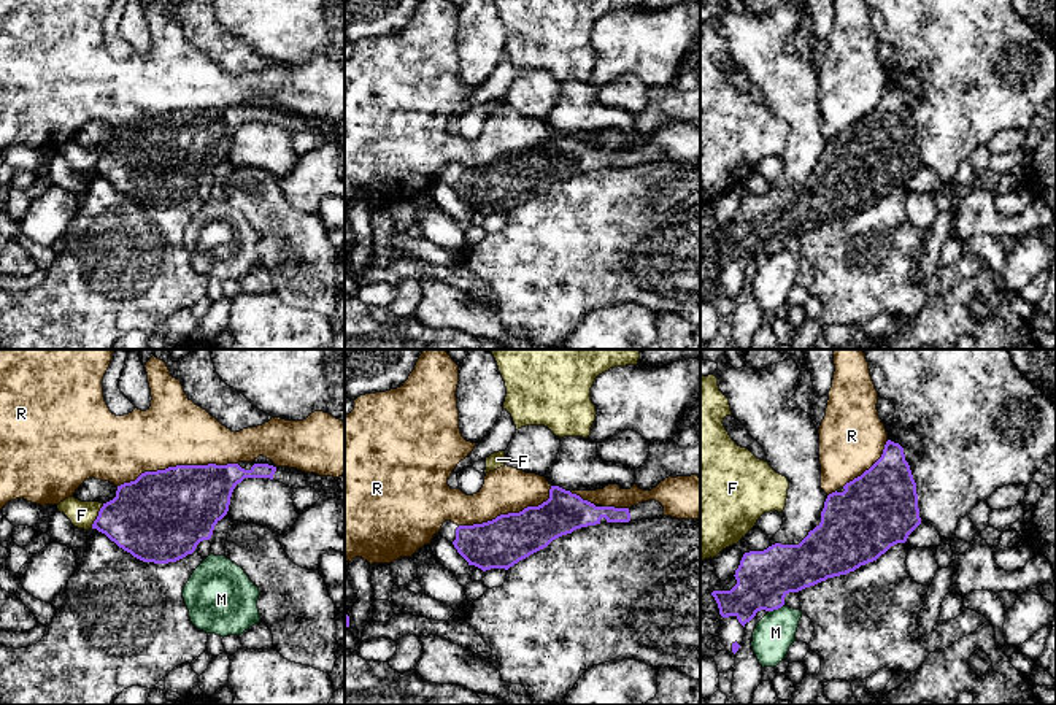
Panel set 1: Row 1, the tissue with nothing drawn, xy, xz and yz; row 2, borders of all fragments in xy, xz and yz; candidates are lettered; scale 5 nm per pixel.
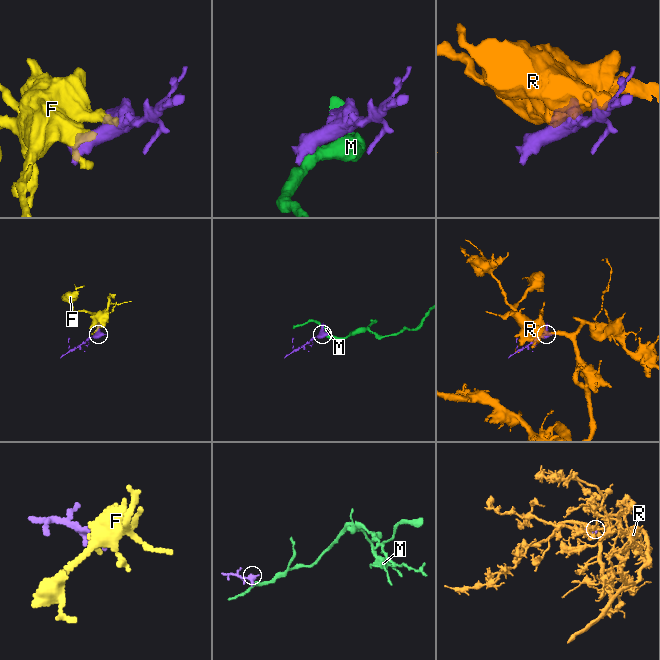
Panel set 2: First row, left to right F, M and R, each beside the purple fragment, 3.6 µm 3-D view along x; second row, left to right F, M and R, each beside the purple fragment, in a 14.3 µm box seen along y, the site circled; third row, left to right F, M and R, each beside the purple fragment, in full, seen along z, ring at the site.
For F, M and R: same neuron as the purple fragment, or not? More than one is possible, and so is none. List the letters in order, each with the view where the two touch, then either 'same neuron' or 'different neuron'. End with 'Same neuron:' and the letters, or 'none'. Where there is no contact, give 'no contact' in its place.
F: xy | different neuron
M: yz | different neuron
R: xy | different neuron
Same neuron: none

